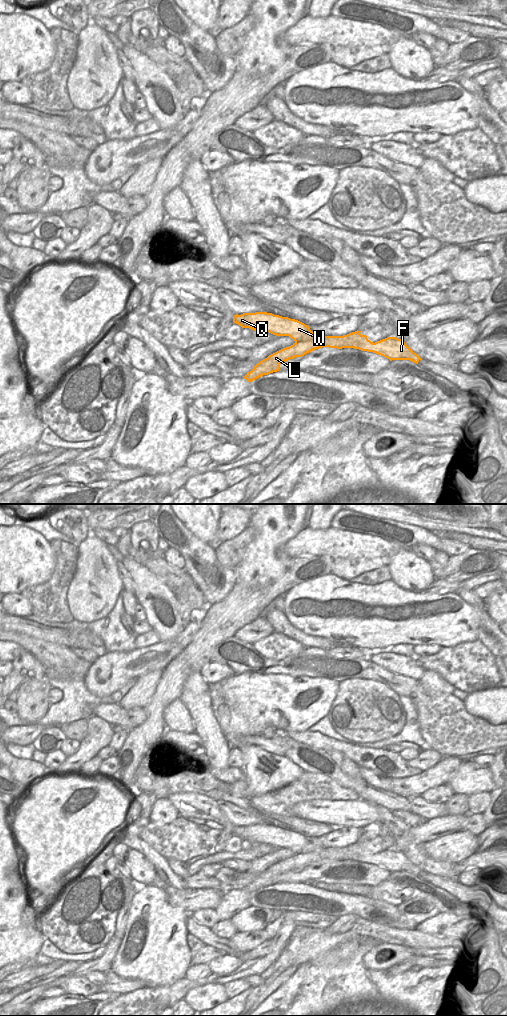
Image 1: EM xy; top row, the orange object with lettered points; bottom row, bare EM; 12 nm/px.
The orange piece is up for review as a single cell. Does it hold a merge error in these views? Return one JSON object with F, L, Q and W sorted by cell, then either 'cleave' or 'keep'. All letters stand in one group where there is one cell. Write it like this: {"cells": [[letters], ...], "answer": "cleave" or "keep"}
{"cells": [["F", "Q", "W"], ["L"]], "answer": "cleave"}

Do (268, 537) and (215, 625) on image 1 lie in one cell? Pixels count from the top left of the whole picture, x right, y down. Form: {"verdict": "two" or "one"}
{"verdict": "one"}

